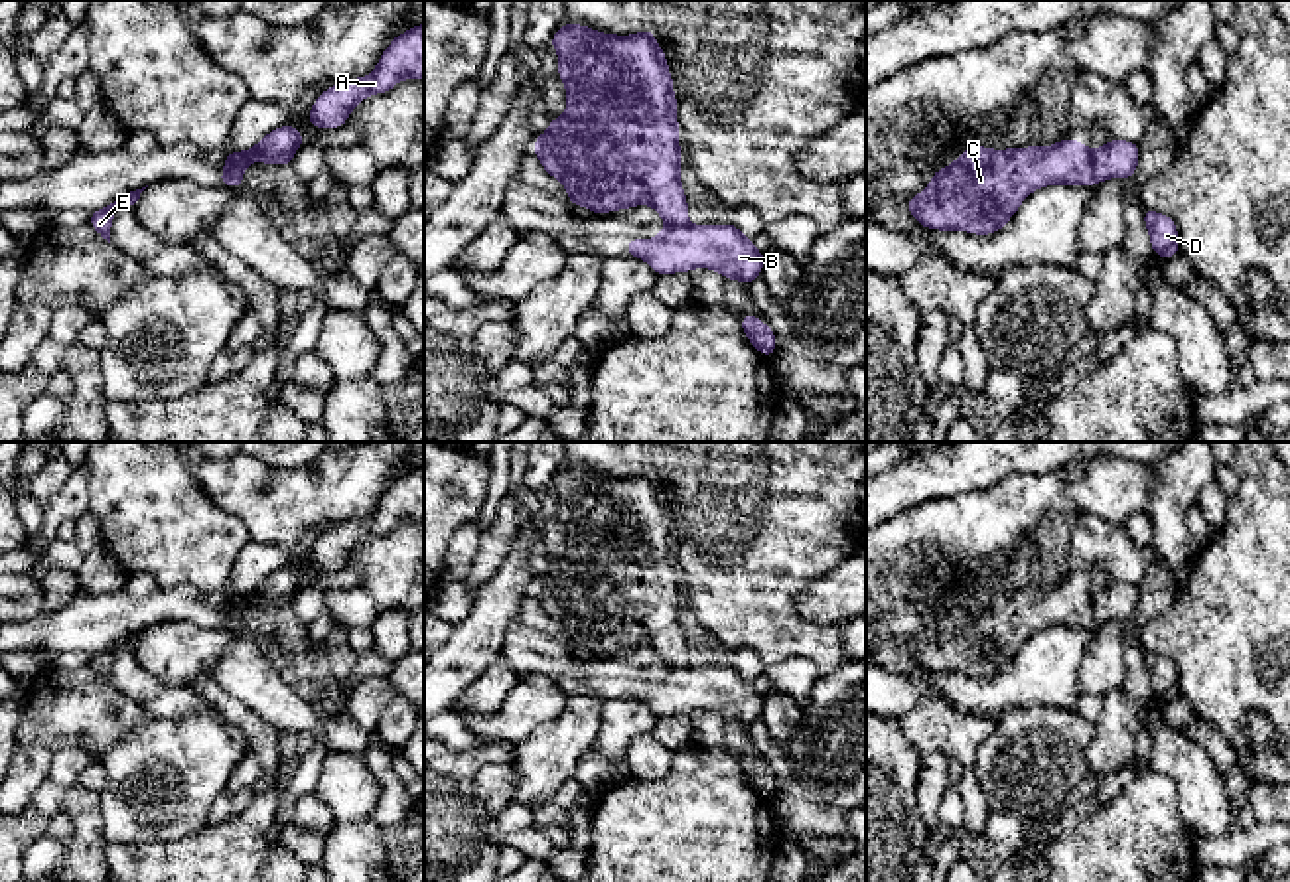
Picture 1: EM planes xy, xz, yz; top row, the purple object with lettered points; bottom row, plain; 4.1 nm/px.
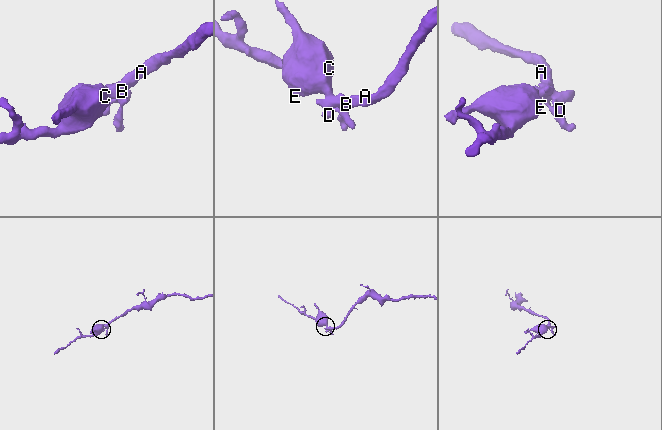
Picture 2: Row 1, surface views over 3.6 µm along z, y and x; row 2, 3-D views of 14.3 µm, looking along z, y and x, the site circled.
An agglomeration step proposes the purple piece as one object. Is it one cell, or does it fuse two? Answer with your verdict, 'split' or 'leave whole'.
split

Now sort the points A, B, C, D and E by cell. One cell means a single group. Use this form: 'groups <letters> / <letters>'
groups A B D / C E

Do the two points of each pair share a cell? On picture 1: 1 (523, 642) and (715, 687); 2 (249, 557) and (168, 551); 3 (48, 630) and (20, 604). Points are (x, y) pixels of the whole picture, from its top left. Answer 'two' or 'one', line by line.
1: one
2: two
3: two

